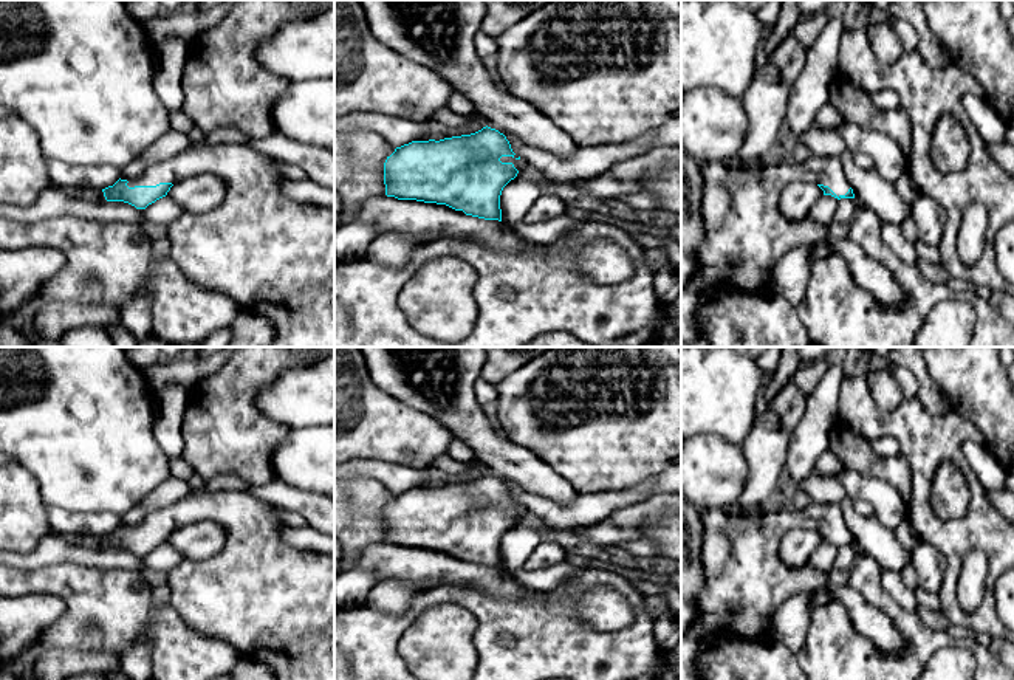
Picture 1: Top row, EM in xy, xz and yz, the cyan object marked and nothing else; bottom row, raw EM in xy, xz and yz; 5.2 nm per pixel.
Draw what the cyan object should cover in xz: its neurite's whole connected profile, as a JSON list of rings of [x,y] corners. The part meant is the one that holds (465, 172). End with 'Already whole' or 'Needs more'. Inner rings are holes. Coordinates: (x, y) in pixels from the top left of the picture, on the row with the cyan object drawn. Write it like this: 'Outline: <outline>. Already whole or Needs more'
Outline: [[[488,125],[471,135],[412,141],[396,147],[384,163],[385,195],[446,204],[466,215],[502,222],[500,195],[519,170],[512,163],[502,163],[500,158],[514,158],[514,155],[506,136]]]. Already whole

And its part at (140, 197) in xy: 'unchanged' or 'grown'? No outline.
grown

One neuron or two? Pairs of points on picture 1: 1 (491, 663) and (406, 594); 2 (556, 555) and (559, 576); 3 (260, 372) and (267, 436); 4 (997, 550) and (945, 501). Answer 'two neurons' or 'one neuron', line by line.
1: two neurons
2: two neurons
3: one neuron
4: two neurons

